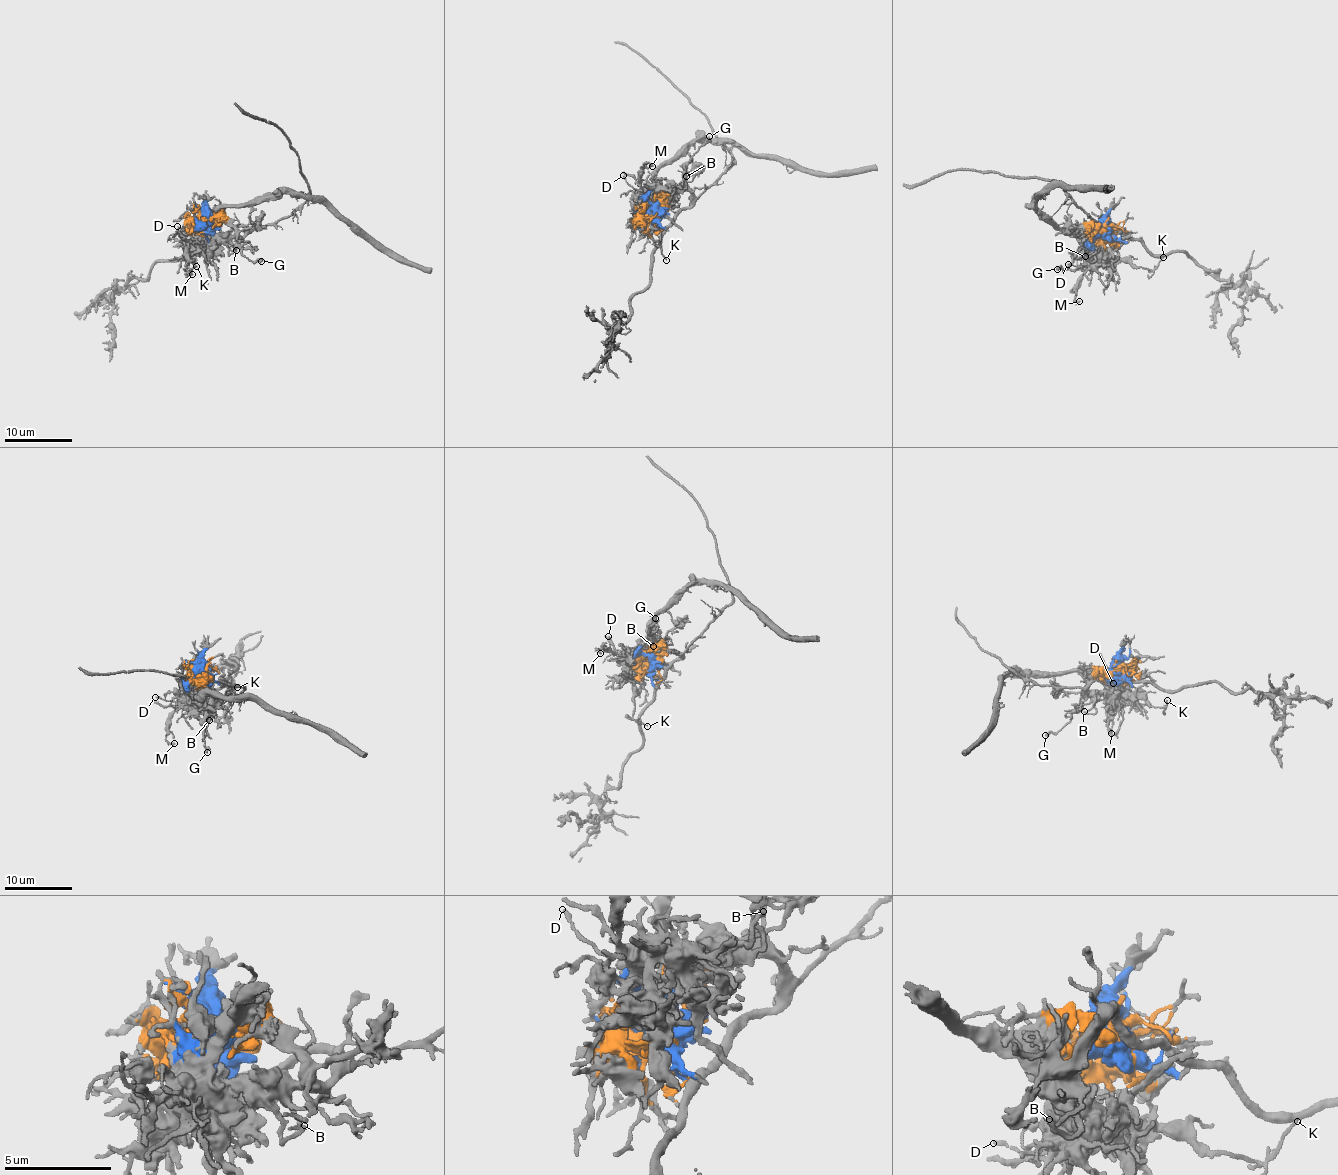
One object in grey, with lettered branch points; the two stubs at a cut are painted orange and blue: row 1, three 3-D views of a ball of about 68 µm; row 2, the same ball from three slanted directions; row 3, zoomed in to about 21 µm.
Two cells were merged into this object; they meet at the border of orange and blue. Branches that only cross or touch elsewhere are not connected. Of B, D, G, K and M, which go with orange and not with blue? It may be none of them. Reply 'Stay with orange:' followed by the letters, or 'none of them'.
Stay with orange: B, G, K

